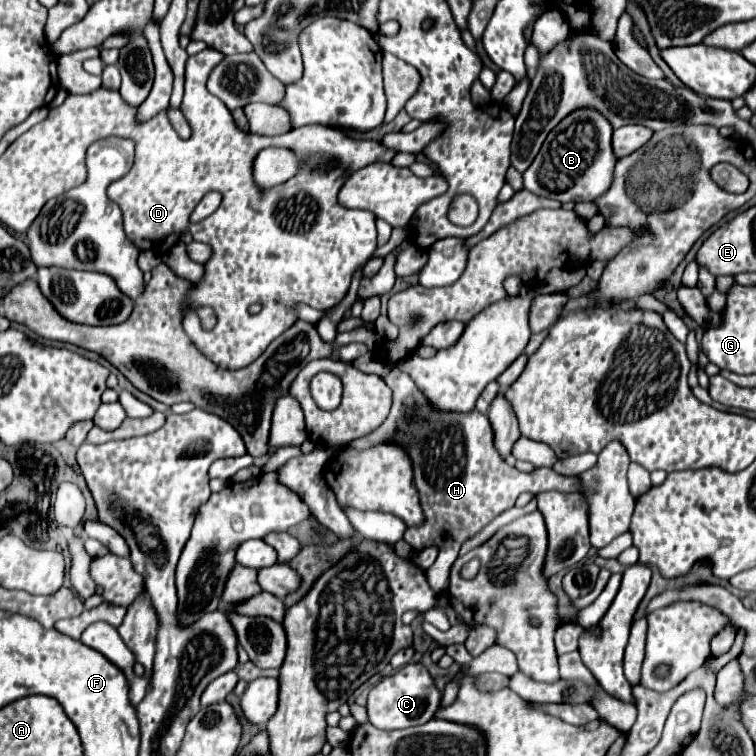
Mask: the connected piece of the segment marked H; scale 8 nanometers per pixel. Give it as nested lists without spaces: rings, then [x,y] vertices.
[[[371,352],[357,358],[355,366],[363,372],[375,372],[385,378],[393,390],[393,406],[387,422],[383,422],[375,434],[359,438],[349,446],[357,446],[361,450],[363,442],[375,442],[389,434],[389,438],[397,438],[397,442],[409,450],[409,456],[413,458],[415,486],[425,512],[425,524],[407,528],[403,540],[417,552],[427,546],[439,548],[437,560],[427,570],[427,580],[437,594],[447,588],[449,568],[459,554],[459,546],[485,528],[495,516],[513,508],[519,494],[539,494],[545,490],[583,492],[583,482],[579,478],[561,476],[551,468],[537,468],[533,474],[525,474],[507,466],[499,458],[497,450],[493,450],[493,430],[487,416],[477,414],[477,410],[473,410],[473,414],[437,414],[437,410],[429,410],[429,402],[421,398],[421,392],[413,386],[409,374],[397,366],[385,366]]]

